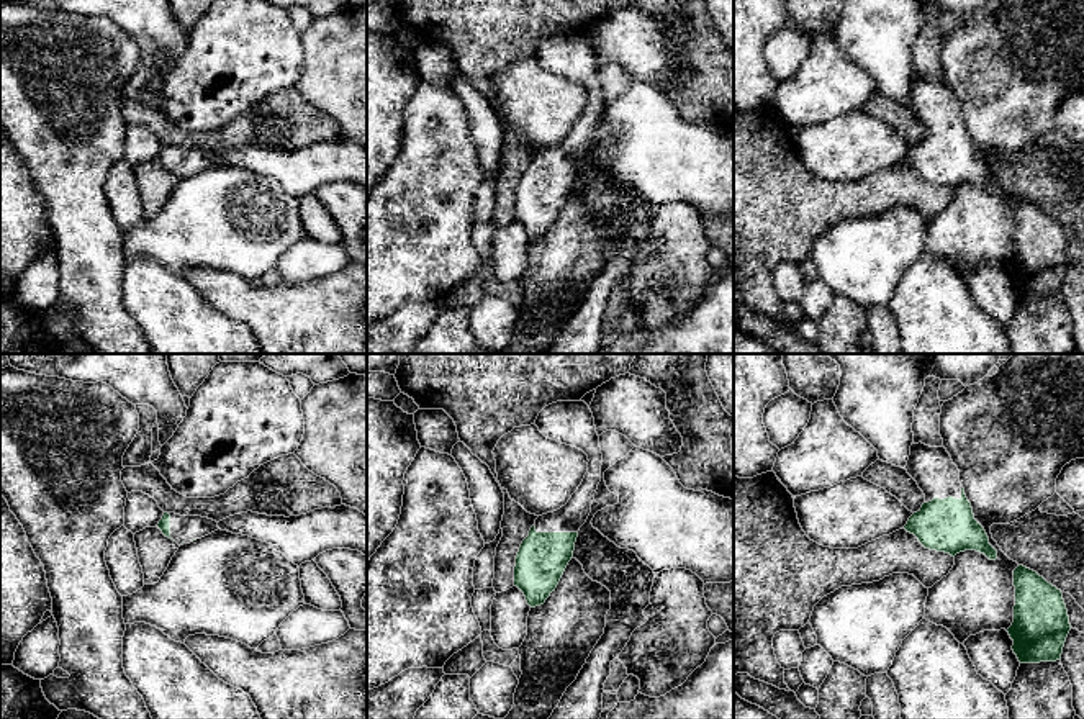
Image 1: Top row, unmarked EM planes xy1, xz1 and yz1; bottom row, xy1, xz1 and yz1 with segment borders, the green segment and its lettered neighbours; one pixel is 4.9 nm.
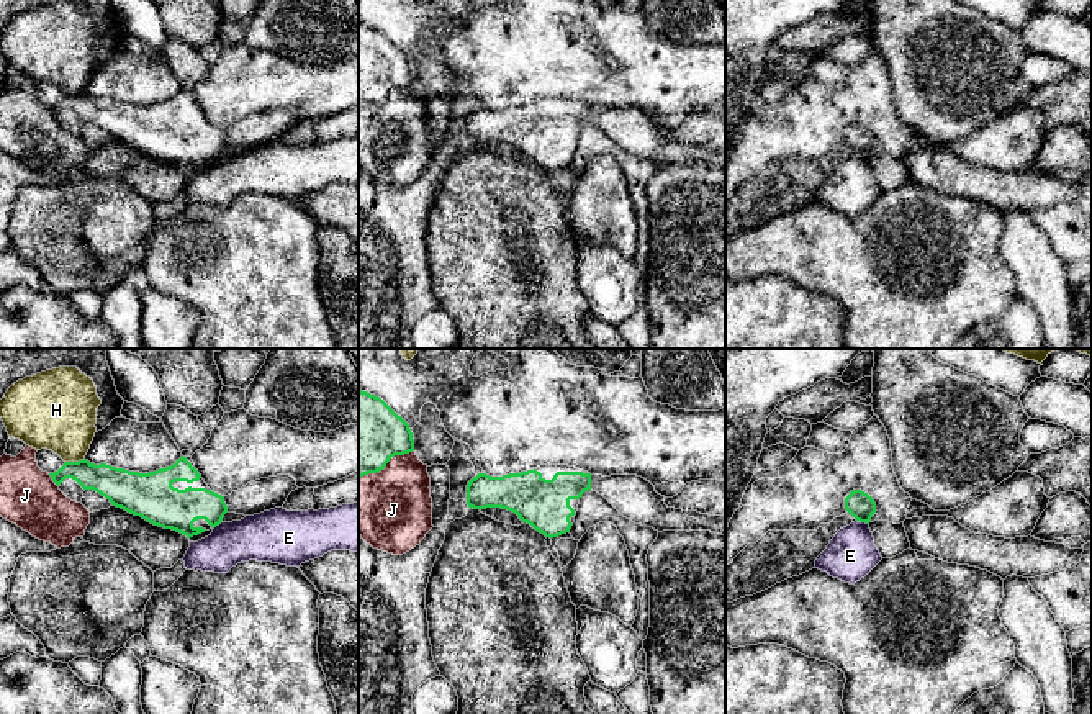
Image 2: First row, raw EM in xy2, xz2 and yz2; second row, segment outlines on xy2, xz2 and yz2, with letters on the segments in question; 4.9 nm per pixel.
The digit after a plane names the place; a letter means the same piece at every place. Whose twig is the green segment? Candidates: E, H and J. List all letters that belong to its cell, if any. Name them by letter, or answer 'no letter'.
no letter

